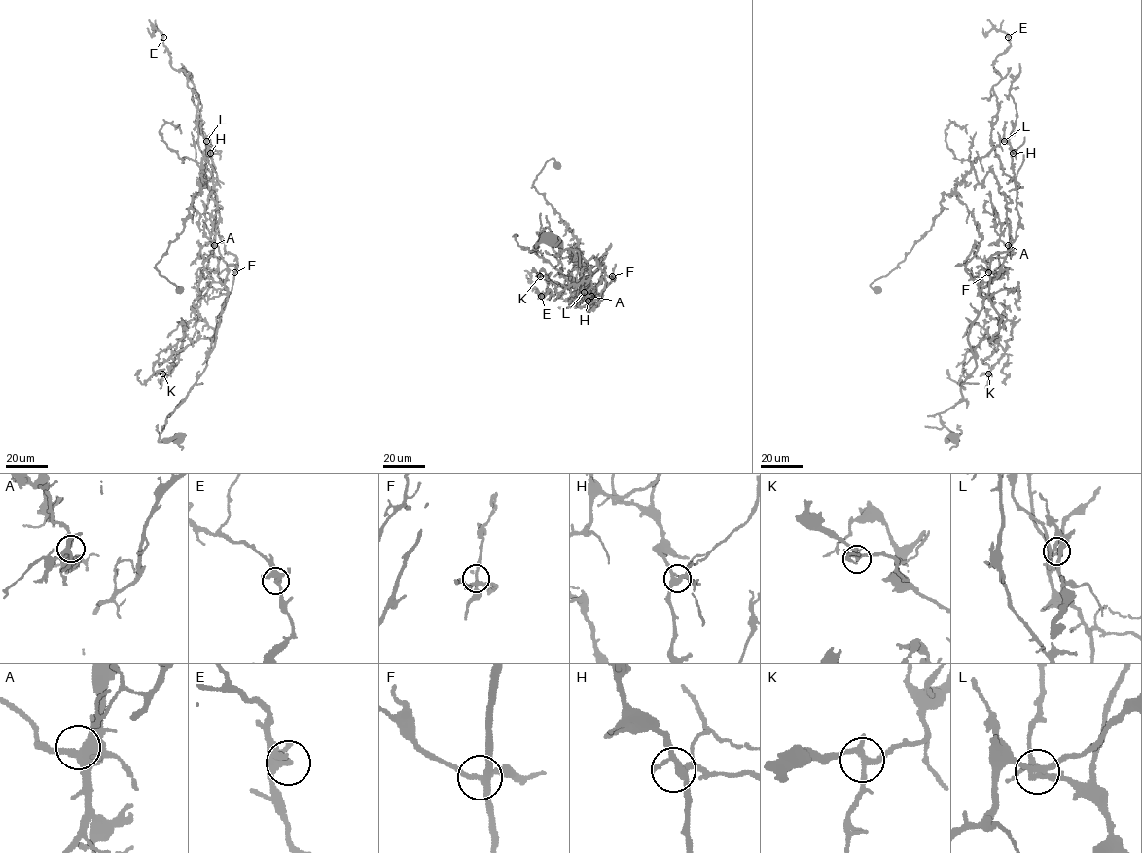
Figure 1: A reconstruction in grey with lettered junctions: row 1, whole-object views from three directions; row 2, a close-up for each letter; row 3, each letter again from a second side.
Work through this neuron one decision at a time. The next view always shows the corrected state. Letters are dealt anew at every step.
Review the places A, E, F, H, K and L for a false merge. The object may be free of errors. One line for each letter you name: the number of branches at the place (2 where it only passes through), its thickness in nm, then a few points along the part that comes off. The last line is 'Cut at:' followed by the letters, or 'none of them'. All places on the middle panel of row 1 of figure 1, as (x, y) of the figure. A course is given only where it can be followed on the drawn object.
L: 5 | 240 nm | (584, 292), (577, 240), (533, 186), (552, 158), (559, 169)
Cut at: L

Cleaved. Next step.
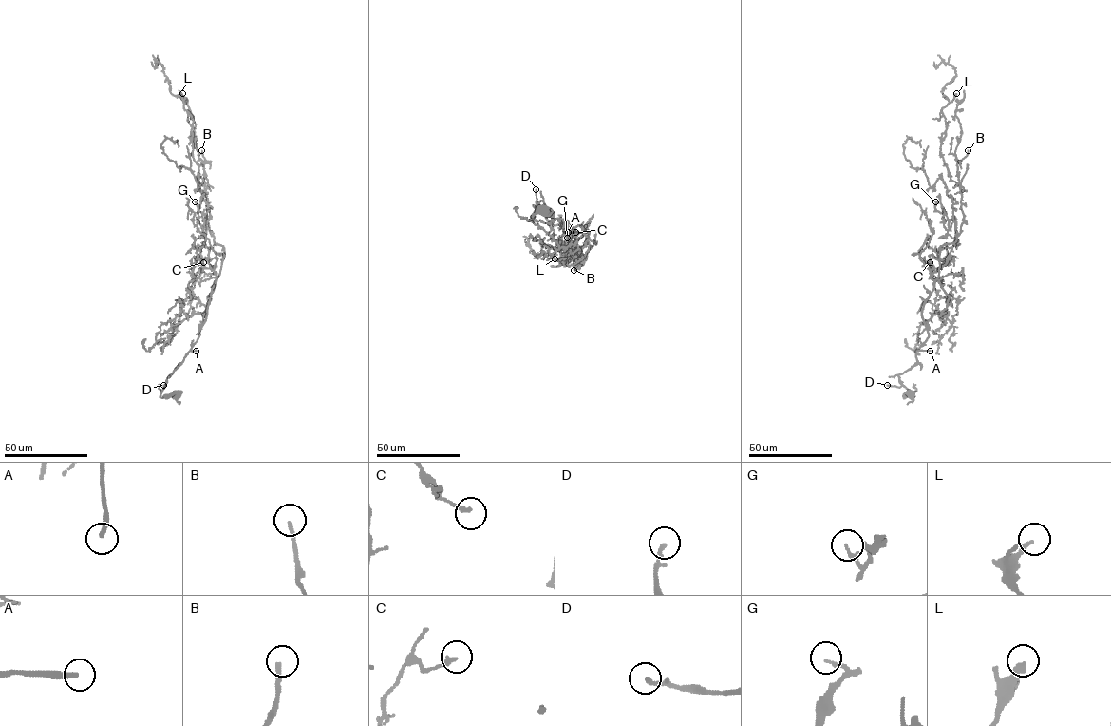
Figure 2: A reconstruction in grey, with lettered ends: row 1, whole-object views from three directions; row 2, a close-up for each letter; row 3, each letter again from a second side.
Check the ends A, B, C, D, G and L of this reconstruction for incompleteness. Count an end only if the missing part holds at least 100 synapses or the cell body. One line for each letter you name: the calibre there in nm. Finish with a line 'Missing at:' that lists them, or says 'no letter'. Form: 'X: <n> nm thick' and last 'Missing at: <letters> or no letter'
A: 240 nm thick
Missing at: A

